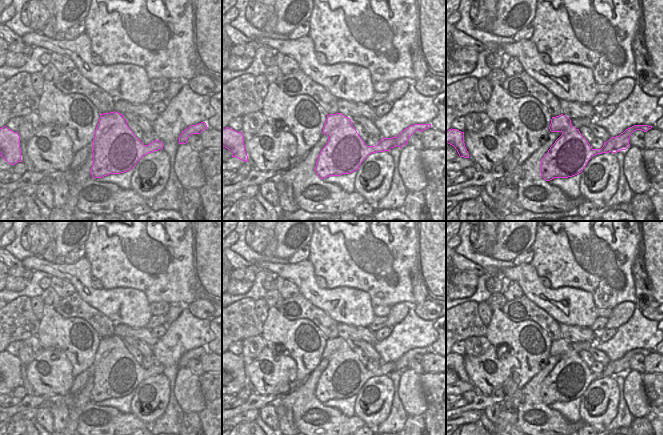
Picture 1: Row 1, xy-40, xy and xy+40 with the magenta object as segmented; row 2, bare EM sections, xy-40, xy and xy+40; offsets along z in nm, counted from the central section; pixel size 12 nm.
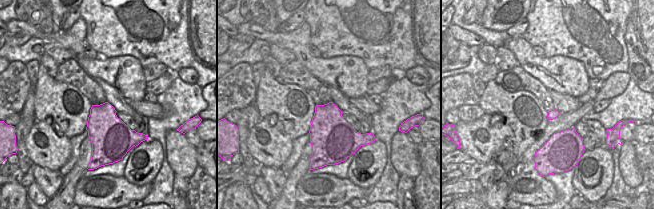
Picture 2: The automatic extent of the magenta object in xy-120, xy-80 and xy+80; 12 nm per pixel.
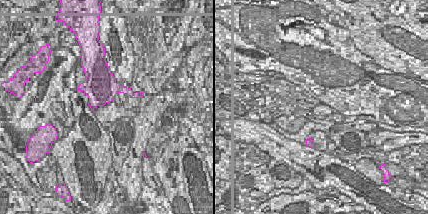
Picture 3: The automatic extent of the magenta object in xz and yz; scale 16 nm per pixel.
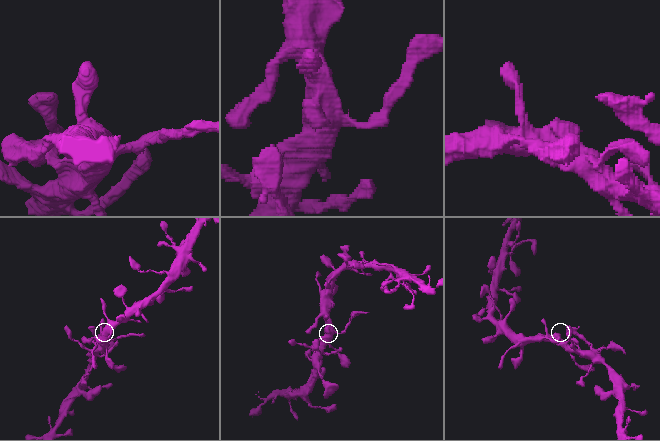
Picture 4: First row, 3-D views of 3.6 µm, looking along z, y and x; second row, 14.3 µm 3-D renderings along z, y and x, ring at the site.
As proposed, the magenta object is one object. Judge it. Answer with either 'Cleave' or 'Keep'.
Cleave

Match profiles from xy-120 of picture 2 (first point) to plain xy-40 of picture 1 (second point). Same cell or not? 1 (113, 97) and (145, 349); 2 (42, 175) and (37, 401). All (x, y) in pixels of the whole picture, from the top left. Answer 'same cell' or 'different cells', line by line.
1: same cell
2: different cells

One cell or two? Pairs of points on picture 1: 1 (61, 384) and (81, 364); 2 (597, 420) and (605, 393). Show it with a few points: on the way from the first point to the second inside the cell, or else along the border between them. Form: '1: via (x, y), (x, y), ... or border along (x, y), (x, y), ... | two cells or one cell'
1: border along (62, 352), (69, 361), (71, 373), (74, 376) | two cells
2: via (603, 413), (603, 400) | one cell

